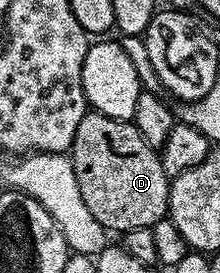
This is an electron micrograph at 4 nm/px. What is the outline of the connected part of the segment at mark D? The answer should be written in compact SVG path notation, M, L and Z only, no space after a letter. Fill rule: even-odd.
M87 110L85 117L76 129L74 146L68 152L74 162L76 185L80 185L80 197L84 197L84 205L92 212L92 217L100 221L107 232L125 233L141 227L153 227L162 219L167 218L170 210L170 180L171 176L164 173L161 154L140 137L133 122L125 119L113 119L98 111Z

